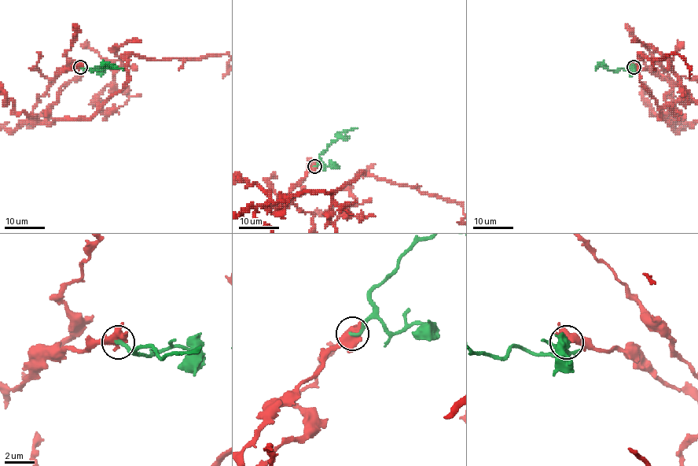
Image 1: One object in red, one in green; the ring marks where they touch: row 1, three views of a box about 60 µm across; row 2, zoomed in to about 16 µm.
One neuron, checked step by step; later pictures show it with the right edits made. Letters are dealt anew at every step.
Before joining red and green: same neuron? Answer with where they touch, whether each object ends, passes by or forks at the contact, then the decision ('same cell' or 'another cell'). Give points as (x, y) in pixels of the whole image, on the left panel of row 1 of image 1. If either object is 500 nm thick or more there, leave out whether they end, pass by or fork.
place (80, 67); red forks; green ends; another cell

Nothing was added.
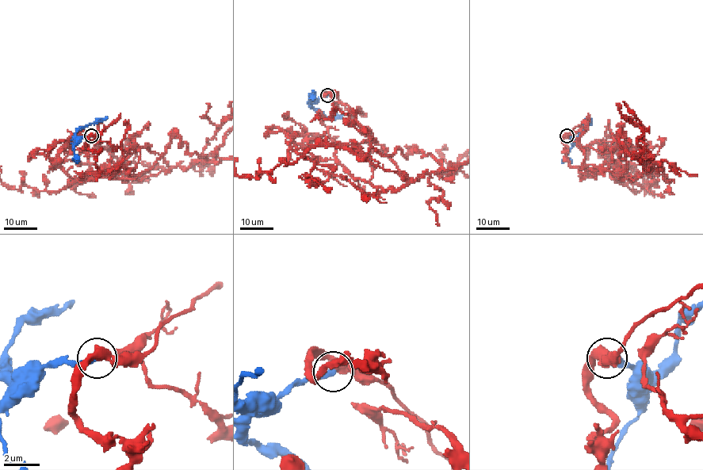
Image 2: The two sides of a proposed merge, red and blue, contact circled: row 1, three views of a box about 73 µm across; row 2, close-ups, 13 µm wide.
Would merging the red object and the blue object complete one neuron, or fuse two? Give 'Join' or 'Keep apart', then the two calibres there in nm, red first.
Join. Thickness 440 nm (red) against 280 nm

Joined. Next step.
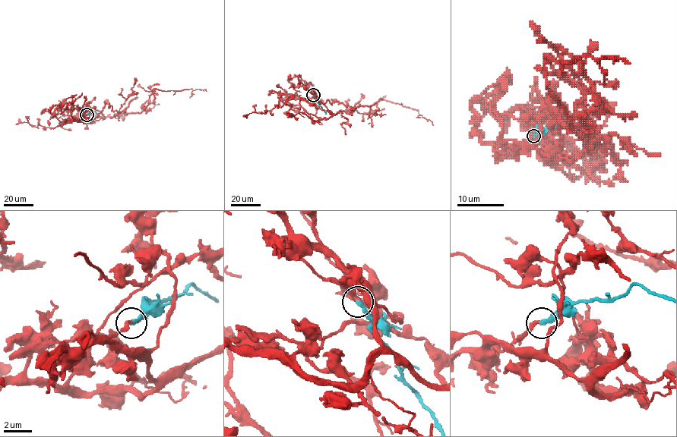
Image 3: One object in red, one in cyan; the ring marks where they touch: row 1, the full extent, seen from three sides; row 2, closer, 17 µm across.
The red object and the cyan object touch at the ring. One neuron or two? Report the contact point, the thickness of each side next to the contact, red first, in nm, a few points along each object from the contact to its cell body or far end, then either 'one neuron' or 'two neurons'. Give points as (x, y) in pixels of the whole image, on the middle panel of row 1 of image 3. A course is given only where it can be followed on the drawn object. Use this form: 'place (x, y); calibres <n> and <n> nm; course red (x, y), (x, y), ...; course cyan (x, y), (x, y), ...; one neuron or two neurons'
place (313, 95); calibres 300 and 340 nm; course red (313, 95), (308, 89), (314, 95), (312, 105), (330, 114), (371, 106), (381, 98), (416, 109), (433, 124); course cyan (313, 95), (326, 114); one neuron

